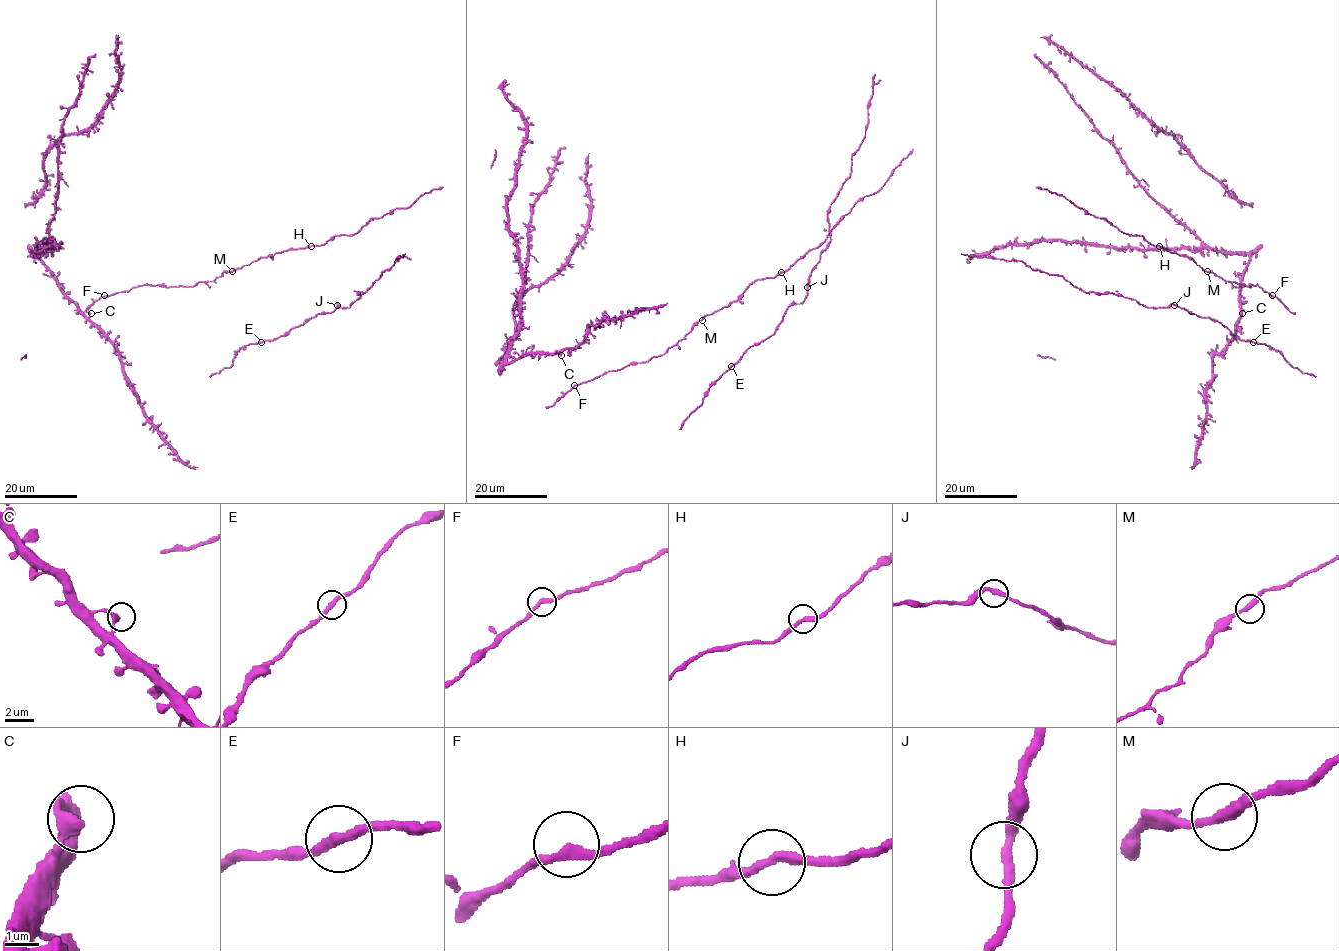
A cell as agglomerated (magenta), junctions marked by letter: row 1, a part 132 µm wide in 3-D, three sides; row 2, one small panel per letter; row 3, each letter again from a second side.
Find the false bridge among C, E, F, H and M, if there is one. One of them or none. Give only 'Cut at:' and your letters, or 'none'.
Cut at: none

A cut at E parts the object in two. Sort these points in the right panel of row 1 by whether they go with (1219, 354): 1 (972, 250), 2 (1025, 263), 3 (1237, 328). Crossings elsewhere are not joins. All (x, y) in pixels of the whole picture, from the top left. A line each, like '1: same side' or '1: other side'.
1: same side
2: other side
3: same side

